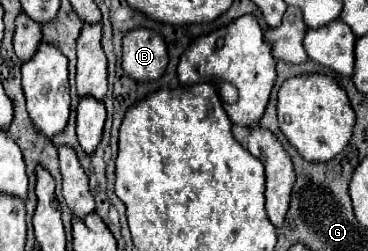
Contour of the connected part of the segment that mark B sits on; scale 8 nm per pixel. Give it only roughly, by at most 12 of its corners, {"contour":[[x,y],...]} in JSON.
{"contour":[[152,30],[122,40],[122,70],[136,82],[158,80],[168,64]]}

